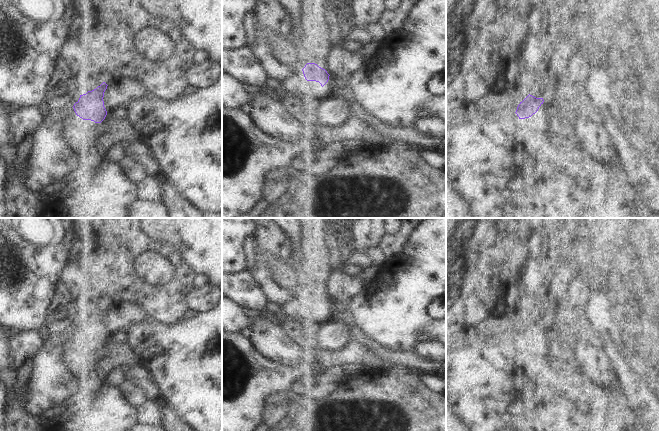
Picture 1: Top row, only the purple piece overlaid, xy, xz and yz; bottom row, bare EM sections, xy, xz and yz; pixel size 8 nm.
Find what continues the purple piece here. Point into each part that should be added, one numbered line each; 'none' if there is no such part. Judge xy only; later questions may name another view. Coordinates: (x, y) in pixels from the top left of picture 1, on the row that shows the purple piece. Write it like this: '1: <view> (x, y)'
1: xy (72, 119)

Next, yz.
1: yz (542, 121)

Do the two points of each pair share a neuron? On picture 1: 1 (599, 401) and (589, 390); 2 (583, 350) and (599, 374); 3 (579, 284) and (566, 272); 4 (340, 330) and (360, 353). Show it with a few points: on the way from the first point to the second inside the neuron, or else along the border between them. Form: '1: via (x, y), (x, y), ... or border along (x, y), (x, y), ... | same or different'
1: via (596, 398), (591, 393) | same
2: via (587, 356), (599, 368) | same
3: border along (577, 275), (571, 287), (561, 299) | different
4: border along (353, 339), (337, 350), (328, 350) | different

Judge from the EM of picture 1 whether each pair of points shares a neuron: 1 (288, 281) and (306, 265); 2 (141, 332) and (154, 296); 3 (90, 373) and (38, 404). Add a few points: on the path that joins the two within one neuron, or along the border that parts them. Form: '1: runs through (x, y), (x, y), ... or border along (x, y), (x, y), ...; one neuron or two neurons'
1: border along (279, 259), (306, 277); two neurons
2: border along (147, 318), (170, 325); two neurons
3: border along (63, 363), (75, 374), (92, 384); two neurons

